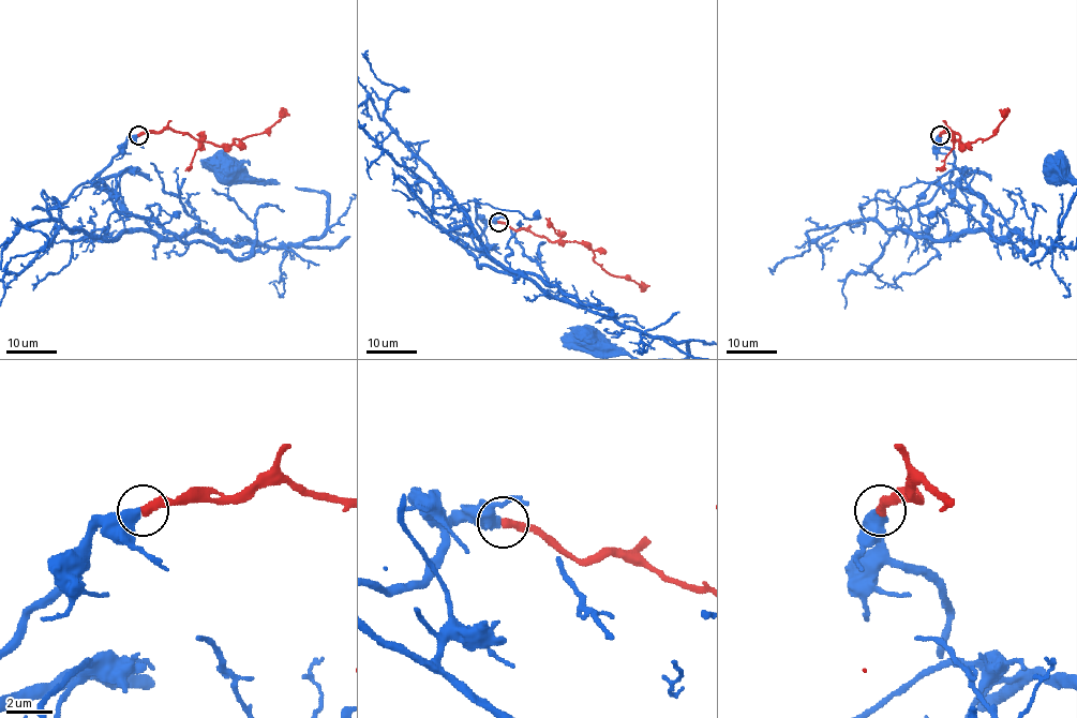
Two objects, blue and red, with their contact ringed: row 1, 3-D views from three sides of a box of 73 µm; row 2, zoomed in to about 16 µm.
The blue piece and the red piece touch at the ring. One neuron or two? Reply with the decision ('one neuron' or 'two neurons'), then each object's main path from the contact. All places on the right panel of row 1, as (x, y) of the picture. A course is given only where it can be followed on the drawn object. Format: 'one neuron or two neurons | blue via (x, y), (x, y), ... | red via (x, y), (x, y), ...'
one neuron | blue via (940, 135), (955, 158), (952, 180), (983, 198), (990, 232), (1026, 257), (1060, 237) | red via (940, 135), (950, 129), (959, 135), (961, 145), (991, 136), (1007, 107)

